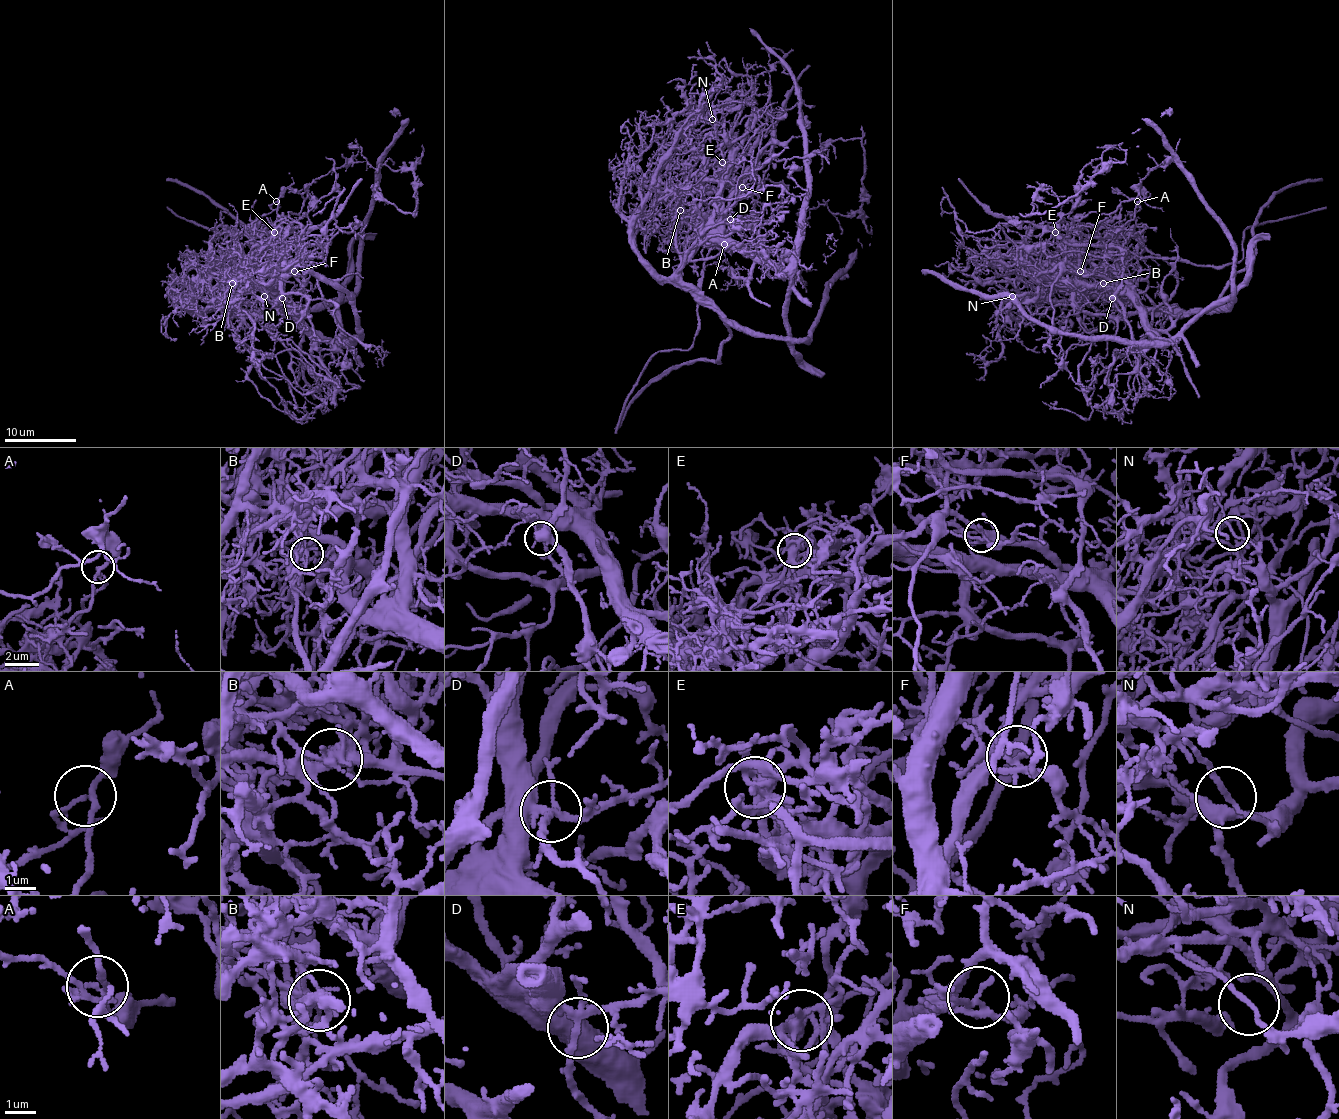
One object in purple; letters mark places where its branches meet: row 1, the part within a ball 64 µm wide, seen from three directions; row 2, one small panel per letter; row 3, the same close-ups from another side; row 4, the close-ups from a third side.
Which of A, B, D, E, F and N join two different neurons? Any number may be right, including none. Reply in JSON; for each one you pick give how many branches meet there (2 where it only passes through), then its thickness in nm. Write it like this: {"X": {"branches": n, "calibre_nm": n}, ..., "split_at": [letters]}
{"A": {"branches": 3, "calibre_nm": 160}, "B": {"branches": 4, "calibre_nm": 220}, "E": {"branches": 9, "calibre_nm": 380}, "N": {"branches": 2, "calibre_nm": 140}, "split_at": ["A", "B", "E", "N"]}

